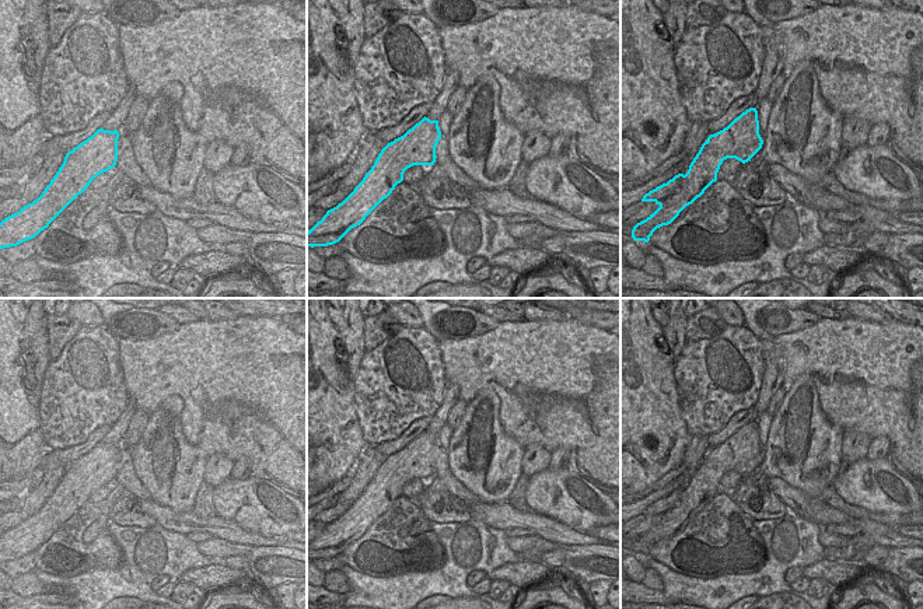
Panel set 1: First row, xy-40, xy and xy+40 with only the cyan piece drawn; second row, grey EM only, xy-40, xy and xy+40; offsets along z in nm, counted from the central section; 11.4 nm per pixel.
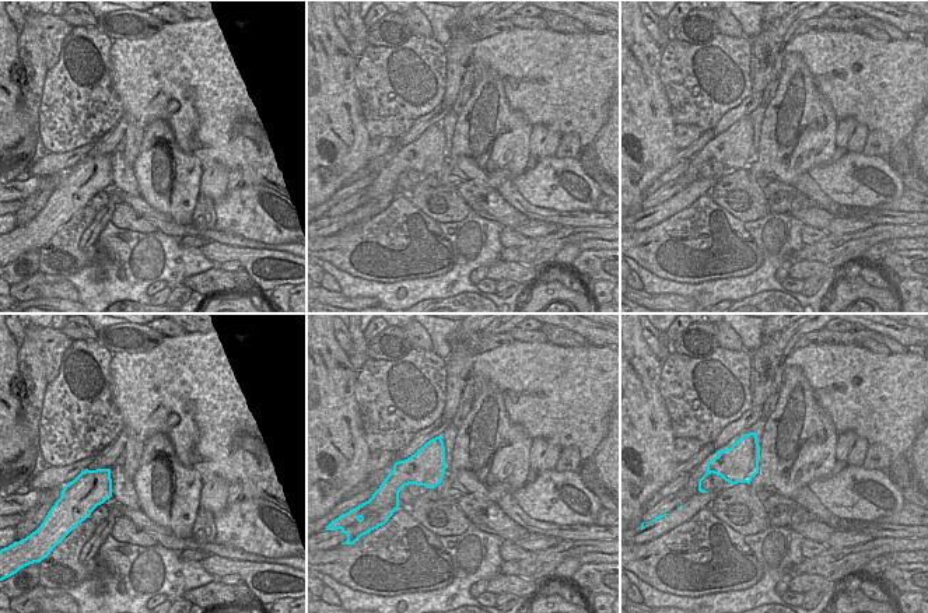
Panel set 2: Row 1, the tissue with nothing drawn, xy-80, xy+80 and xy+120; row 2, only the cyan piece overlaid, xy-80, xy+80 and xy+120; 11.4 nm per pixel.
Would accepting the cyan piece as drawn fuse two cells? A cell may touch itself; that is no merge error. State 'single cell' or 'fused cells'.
single cell

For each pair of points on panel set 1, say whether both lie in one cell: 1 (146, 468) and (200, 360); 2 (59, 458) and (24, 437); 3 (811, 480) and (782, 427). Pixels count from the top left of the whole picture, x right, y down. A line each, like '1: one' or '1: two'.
1: two
2: two
3: one

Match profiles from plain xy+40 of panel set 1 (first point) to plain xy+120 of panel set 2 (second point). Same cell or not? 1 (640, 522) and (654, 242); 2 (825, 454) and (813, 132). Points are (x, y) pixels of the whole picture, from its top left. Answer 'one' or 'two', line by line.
1: two
2: one

